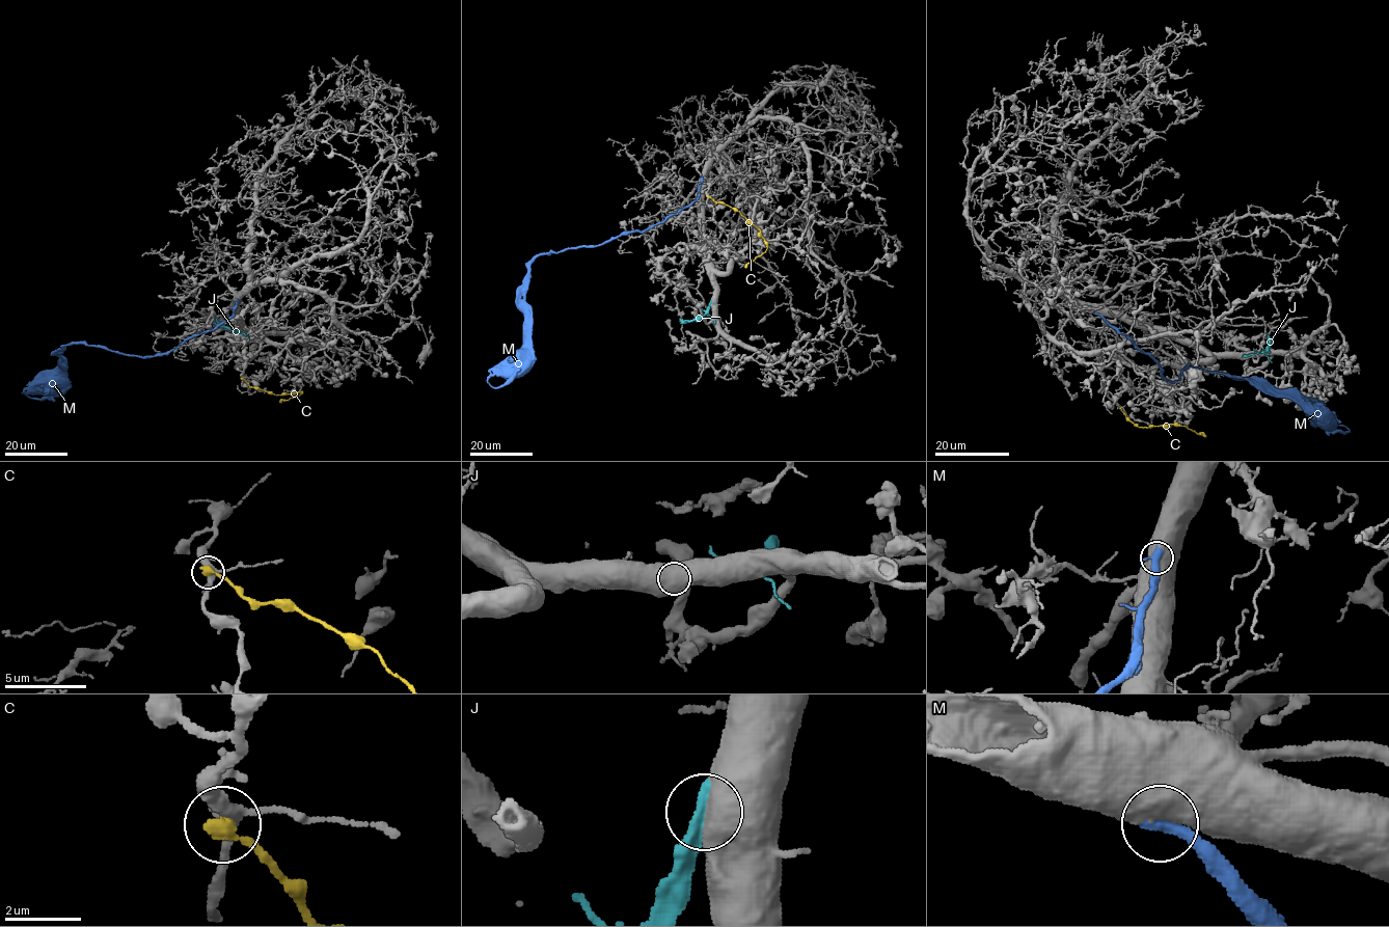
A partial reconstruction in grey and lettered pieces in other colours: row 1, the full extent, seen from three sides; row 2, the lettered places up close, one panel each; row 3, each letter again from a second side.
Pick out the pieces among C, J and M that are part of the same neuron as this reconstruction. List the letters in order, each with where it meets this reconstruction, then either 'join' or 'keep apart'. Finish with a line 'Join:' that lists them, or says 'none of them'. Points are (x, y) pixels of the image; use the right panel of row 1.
C: meets grey at (1120, 407); keep apart
J: meets grey at (1245, 355); keep apart
M: meets grey at (1097, 314); join
Join: M

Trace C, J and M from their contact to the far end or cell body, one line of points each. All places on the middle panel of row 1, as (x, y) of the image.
C: (707, 196), (735, 208), (760, 230), (767, 249), (745, 268)
J: (711, 301), (702, 315), (691, 320), (680, 320)
M: (702, 176), (699, 194), (662, 221), (534, 260), (524, 291), (524, 348), (514, 360), (512, 376), (493, 388)

